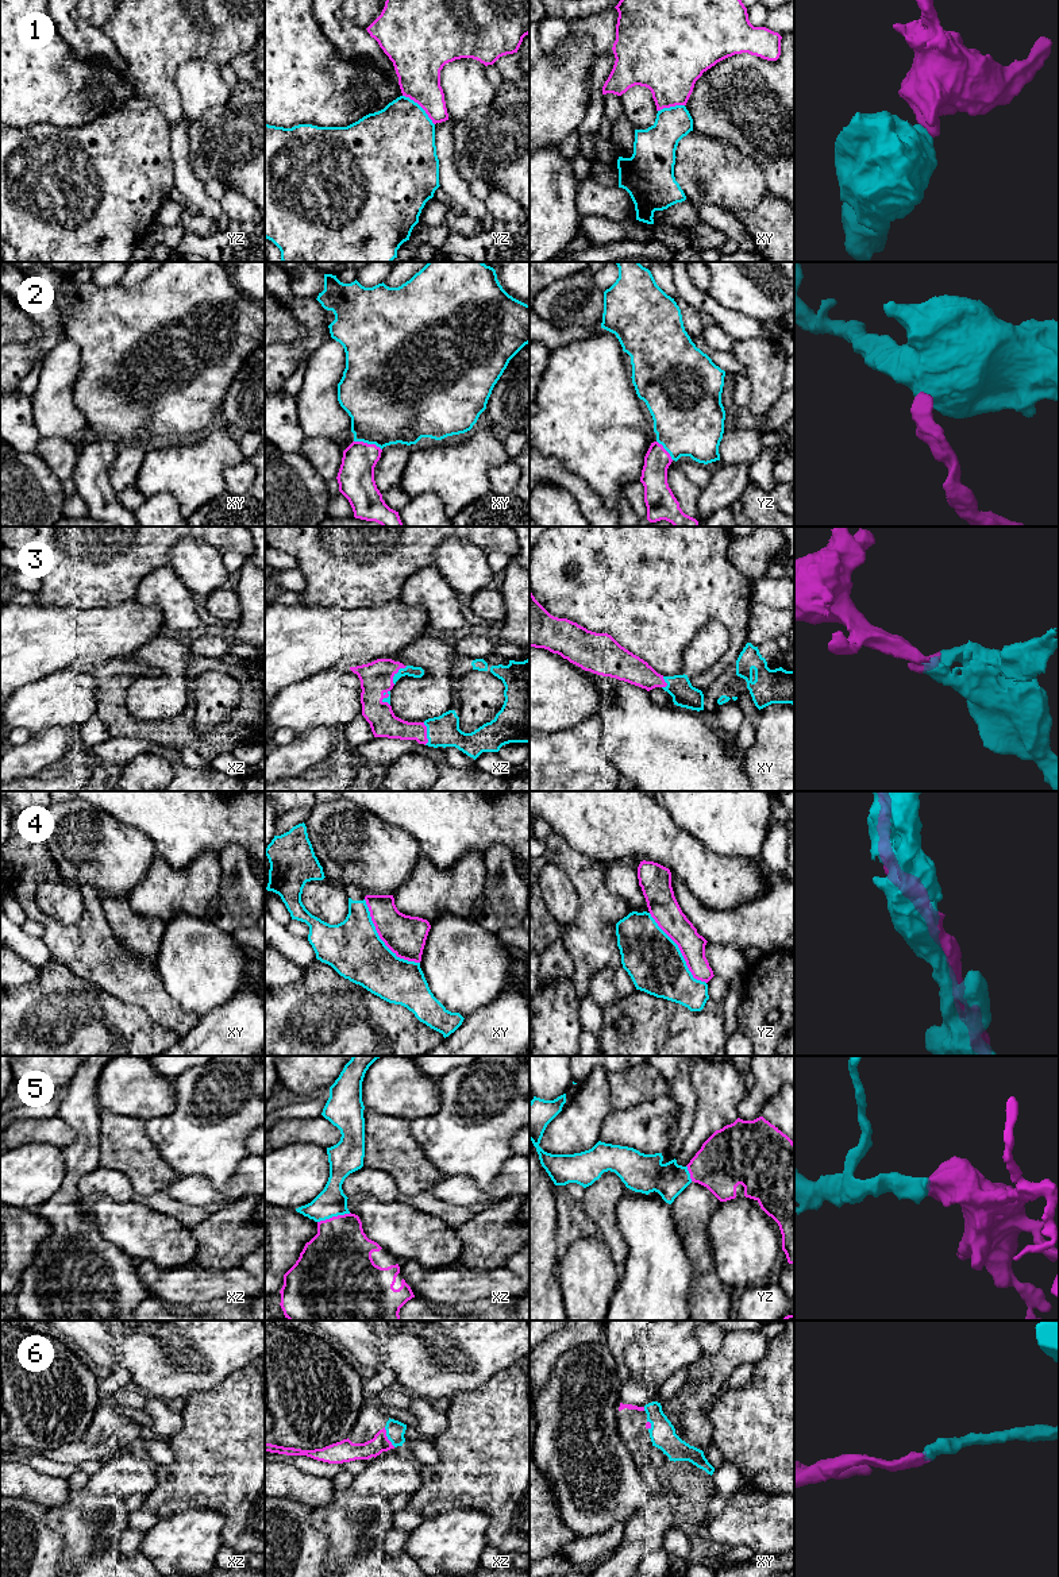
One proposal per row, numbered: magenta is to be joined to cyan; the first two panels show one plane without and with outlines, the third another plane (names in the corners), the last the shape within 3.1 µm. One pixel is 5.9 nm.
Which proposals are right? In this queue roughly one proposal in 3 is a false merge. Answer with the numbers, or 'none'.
2, 3, 5, 6

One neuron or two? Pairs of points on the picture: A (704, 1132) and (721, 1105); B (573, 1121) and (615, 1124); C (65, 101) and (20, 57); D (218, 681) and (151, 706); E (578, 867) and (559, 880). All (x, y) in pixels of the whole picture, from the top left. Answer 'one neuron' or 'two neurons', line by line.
A: one neuron
B: two neurons
C: one neuron
D: two neurons
E: two neurons

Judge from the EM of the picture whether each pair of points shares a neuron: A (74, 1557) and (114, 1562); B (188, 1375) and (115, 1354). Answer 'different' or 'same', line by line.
A: different
B: same

